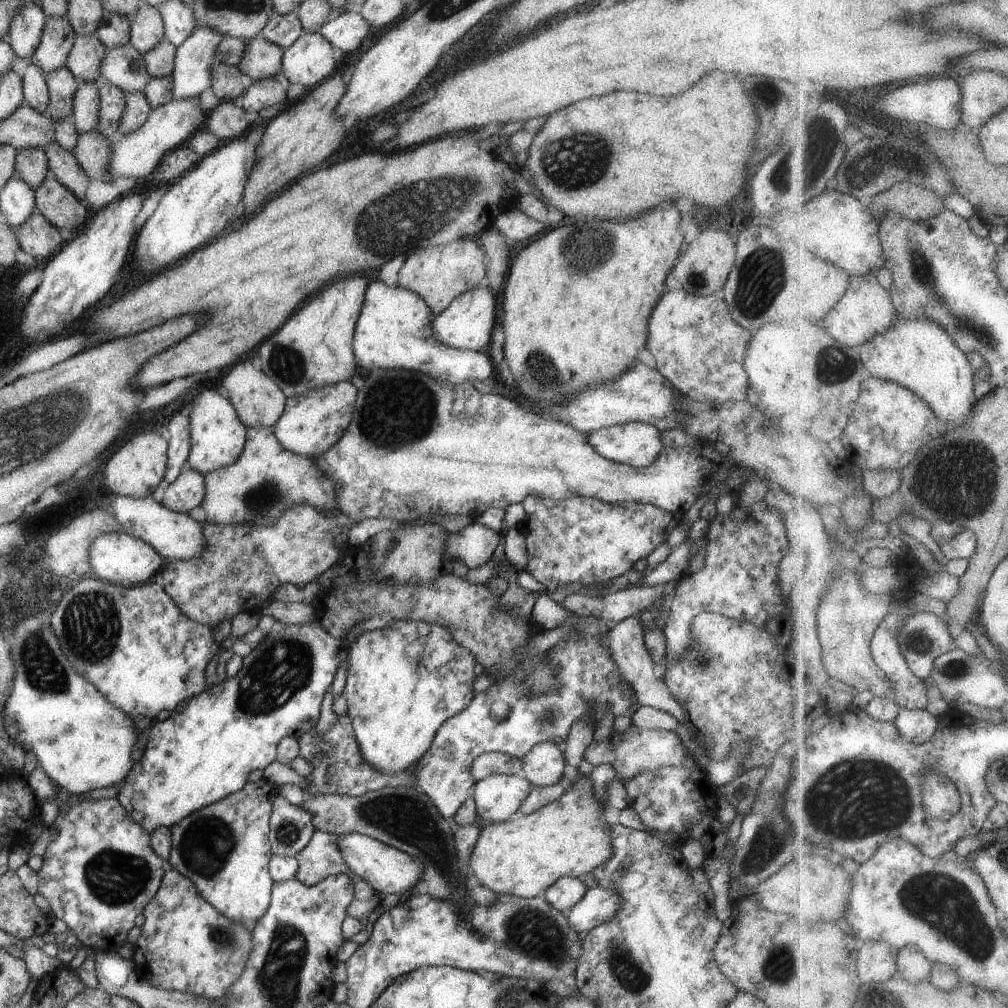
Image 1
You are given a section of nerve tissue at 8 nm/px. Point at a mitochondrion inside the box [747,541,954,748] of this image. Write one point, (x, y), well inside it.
(917, 640)

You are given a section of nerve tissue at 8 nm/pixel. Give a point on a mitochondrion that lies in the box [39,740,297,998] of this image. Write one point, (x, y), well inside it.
(115, 878)

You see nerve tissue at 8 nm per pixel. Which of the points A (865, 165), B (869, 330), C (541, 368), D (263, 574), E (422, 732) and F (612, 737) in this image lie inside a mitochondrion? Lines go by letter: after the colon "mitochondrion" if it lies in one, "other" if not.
A: mitochondrion
B: other
C: mitochondrion
D: other
E: other
F: other

